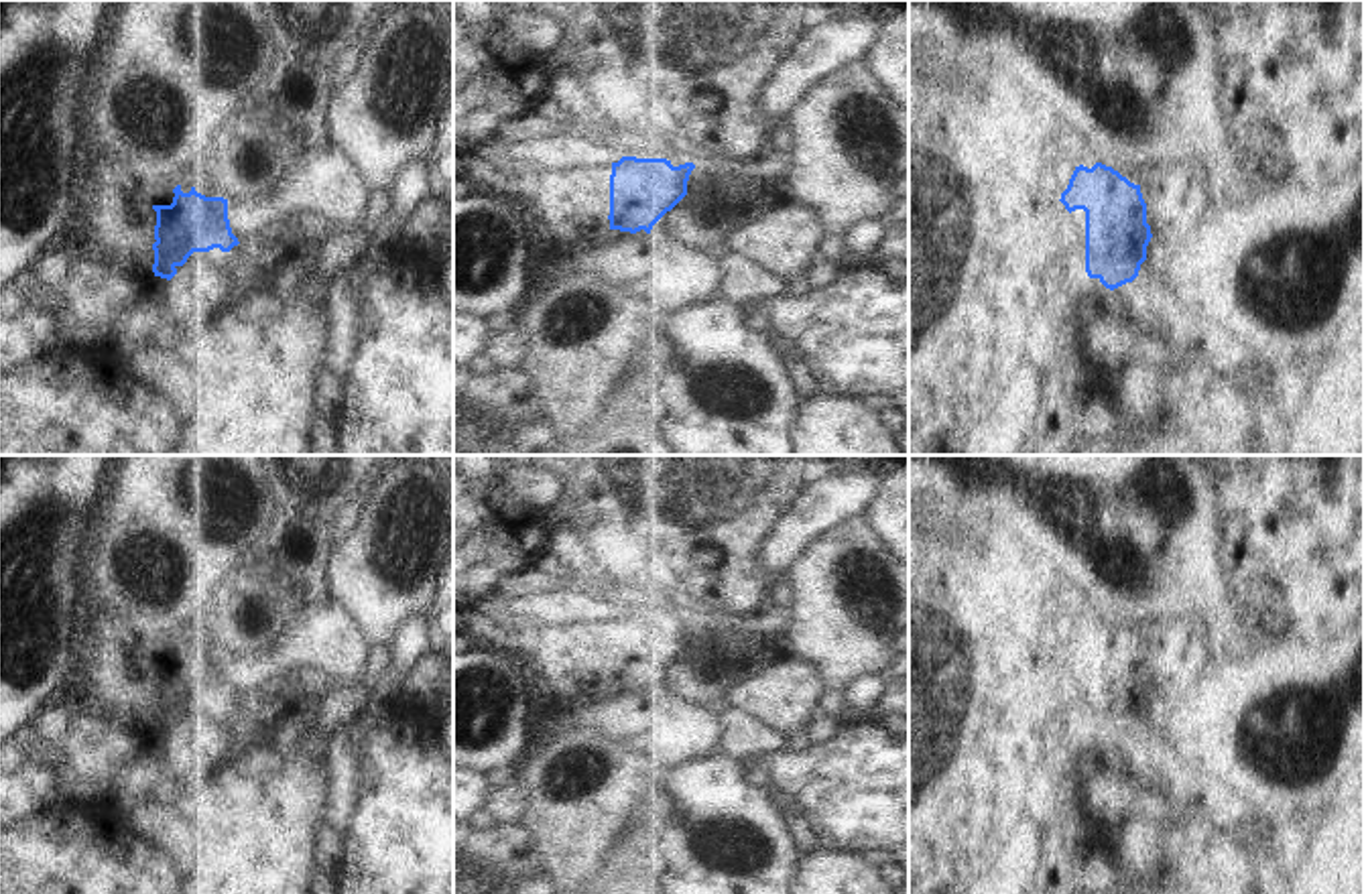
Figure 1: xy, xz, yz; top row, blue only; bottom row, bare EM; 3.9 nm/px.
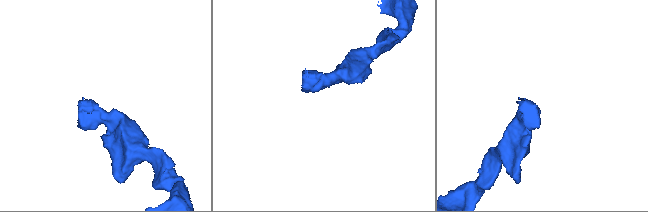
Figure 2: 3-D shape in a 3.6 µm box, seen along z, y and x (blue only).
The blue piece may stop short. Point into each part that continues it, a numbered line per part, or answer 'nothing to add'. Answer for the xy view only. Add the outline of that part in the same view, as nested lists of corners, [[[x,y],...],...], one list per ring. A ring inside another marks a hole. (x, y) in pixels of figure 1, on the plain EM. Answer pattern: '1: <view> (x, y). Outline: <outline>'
1: xy (122, 691). Outline: [[[100,605],[94,648],[85,666],[104,660],[112,660],[114,668],[100,677],[85,673],[85,683],[77,687],[77,697],[85,707],[108,713],[118,723],[128,725],[140,740],[154,740],[146,731],[154,719],[154,705],[148,695],[157,681],[150,646],[122,616]]]

